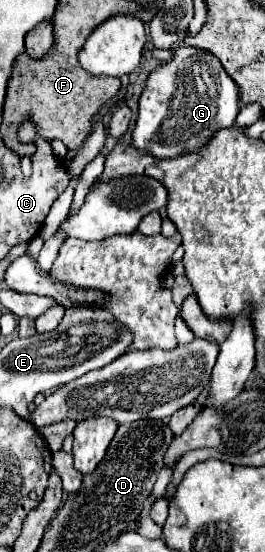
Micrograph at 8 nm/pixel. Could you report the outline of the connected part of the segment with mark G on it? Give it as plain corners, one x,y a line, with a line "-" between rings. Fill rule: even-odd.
176,45
168,63
154,69
138,101
132,143
138,151
166,159
194,153
222,127
232,127
240,111
240,91
220,61
206,49

